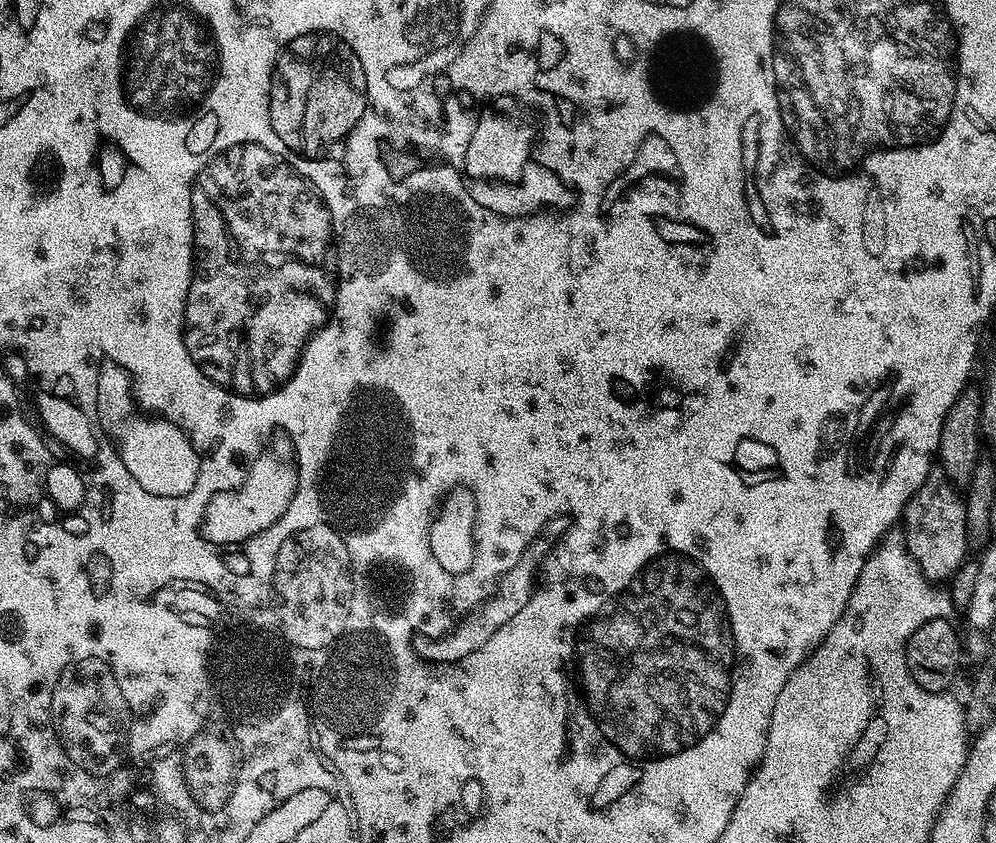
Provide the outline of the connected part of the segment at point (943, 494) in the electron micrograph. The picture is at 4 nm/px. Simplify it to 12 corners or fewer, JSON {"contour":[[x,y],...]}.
{"contour":[[929,475],[904,507],[902,535],[929,579],[965,563],[965,497]]}

